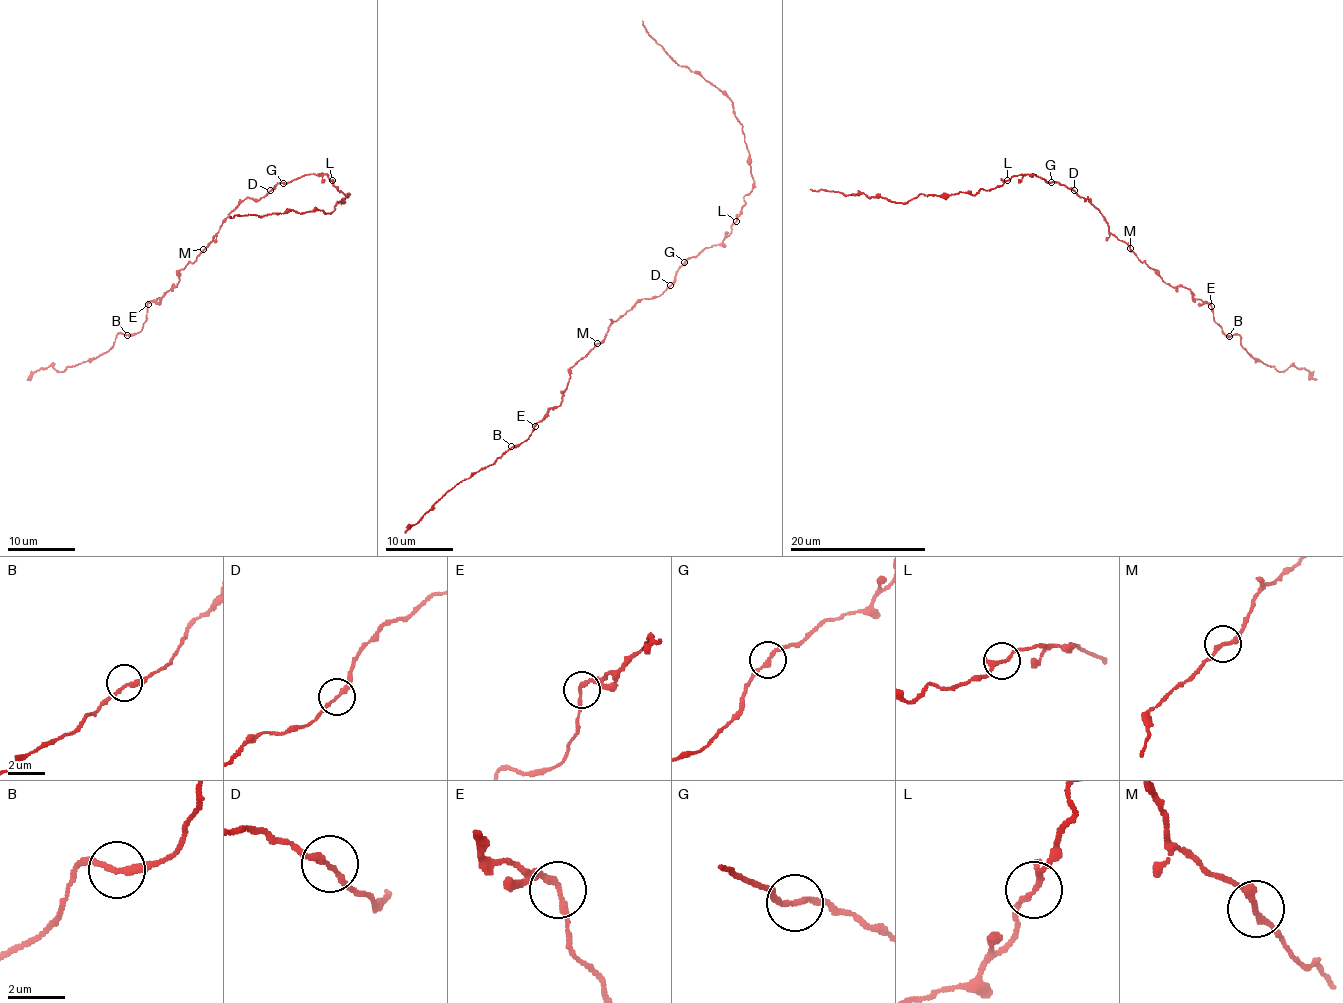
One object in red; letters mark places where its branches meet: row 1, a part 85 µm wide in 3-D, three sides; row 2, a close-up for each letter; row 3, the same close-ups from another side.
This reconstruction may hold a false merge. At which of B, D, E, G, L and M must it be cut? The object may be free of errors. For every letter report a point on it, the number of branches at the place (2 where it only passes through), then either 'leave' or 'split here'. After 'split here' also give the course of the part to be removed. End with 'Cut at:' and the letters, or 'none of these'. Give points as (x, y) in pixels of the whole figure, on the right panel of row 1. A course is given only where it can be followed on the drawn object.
B: (1229, 336) | 2 | leave
D: (1074, 190) | 2 | leave
E: (1211, 306) | 2 | leave
G: (1051, 182) | 2 | leave
L: (1007, 180) | 2 | leave
M: (1130, 248) | 2 | leave
Cut at: none of these

